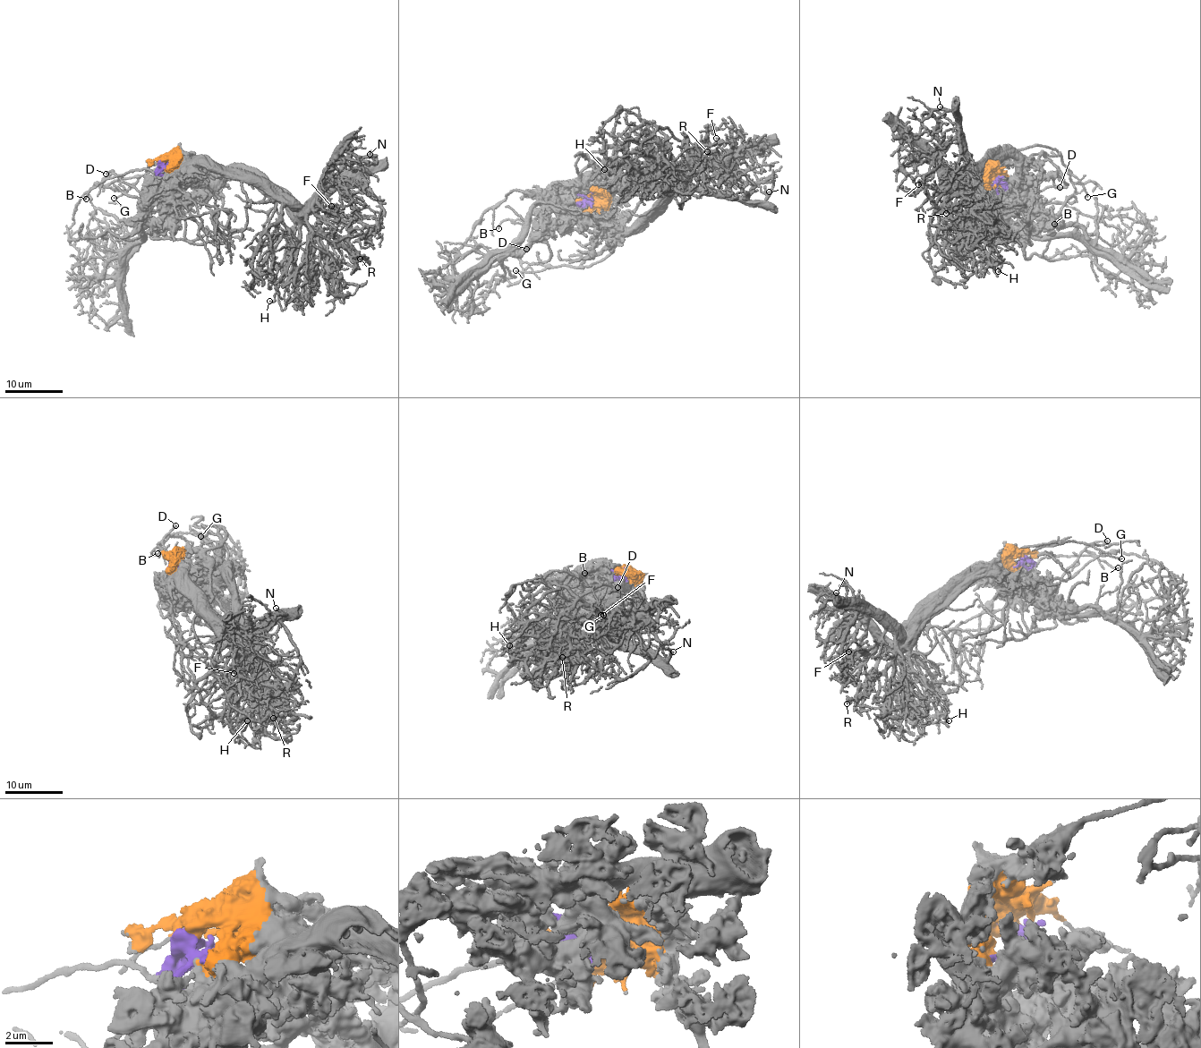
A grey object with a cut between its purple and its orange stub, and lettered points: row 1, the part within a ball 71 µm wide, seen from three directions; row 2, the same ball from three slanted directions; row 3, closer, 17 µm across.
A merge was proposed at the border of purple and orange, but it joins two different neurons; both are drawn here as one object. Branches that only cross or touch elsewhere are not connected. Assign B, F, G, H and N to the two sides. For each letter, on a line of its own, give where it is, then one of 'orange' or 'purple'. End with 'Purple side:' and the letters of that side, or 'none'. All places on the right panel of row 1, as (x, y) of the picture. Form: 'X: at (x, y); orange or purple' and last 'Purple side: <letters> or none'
B: at (1054, 224); purple
F: at (918, 184); orange
G: at (1087, 197); orange
H: at (998, 271); purple
N: at (940, 106); orange
Purple side: B, H

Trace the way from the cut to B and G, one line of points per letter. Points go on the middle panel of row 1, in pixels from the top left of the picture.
B: (592, 197), (524, 221), (505, 220), (498, 229)
G: (592, 197), (609, 209), (620, 231), (609, 255), (591, 265), (574, 268), (565, 265), (539, 271), (515, 270)

